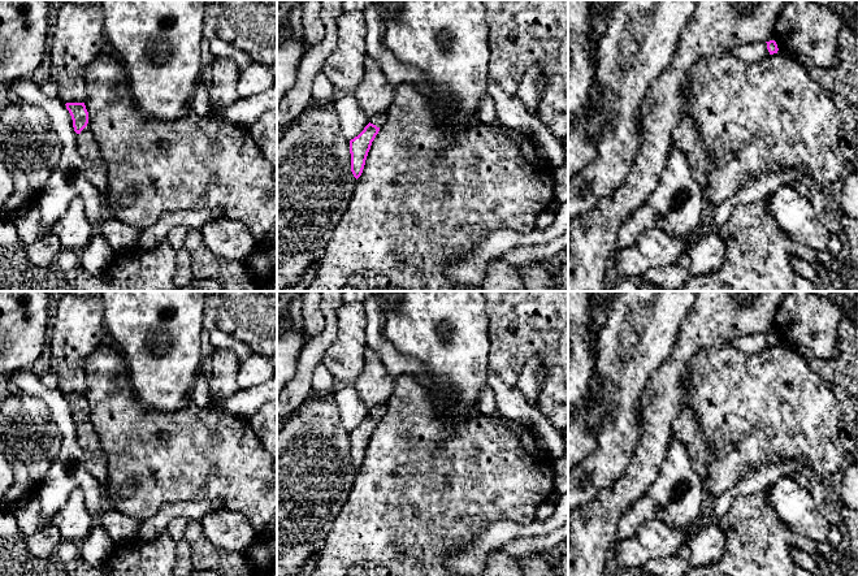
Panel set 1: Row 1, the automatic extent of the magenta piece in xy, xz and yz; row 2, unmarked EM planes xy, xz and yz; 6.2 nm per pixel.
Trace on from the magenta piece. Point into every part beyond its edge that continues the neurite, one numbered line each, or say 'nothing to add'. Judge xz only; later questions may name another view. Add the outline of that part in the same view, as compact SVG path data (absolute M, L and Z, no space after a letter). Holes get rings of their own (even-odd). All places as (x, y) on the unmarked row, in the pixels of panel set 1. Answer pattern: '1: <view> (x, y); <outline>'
1: xz (377, 411); M380 404L380 406L370 408L369 413L376 416L377 419L381 419L382 415L385 413L385 404Z

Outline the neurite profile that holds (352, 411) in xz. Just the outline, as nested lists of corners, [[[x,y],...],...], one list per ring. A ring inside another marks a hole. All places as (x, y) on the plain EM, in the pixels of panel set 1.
[[[352,382],[334,394],[334,403],[341,423],[348,432],[358,428],[369,415],[370,408],[358,397]]]

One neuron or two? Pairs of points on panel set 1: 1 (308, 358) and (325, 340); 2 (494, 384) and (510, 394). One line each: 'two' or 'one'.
1: one
2: one

